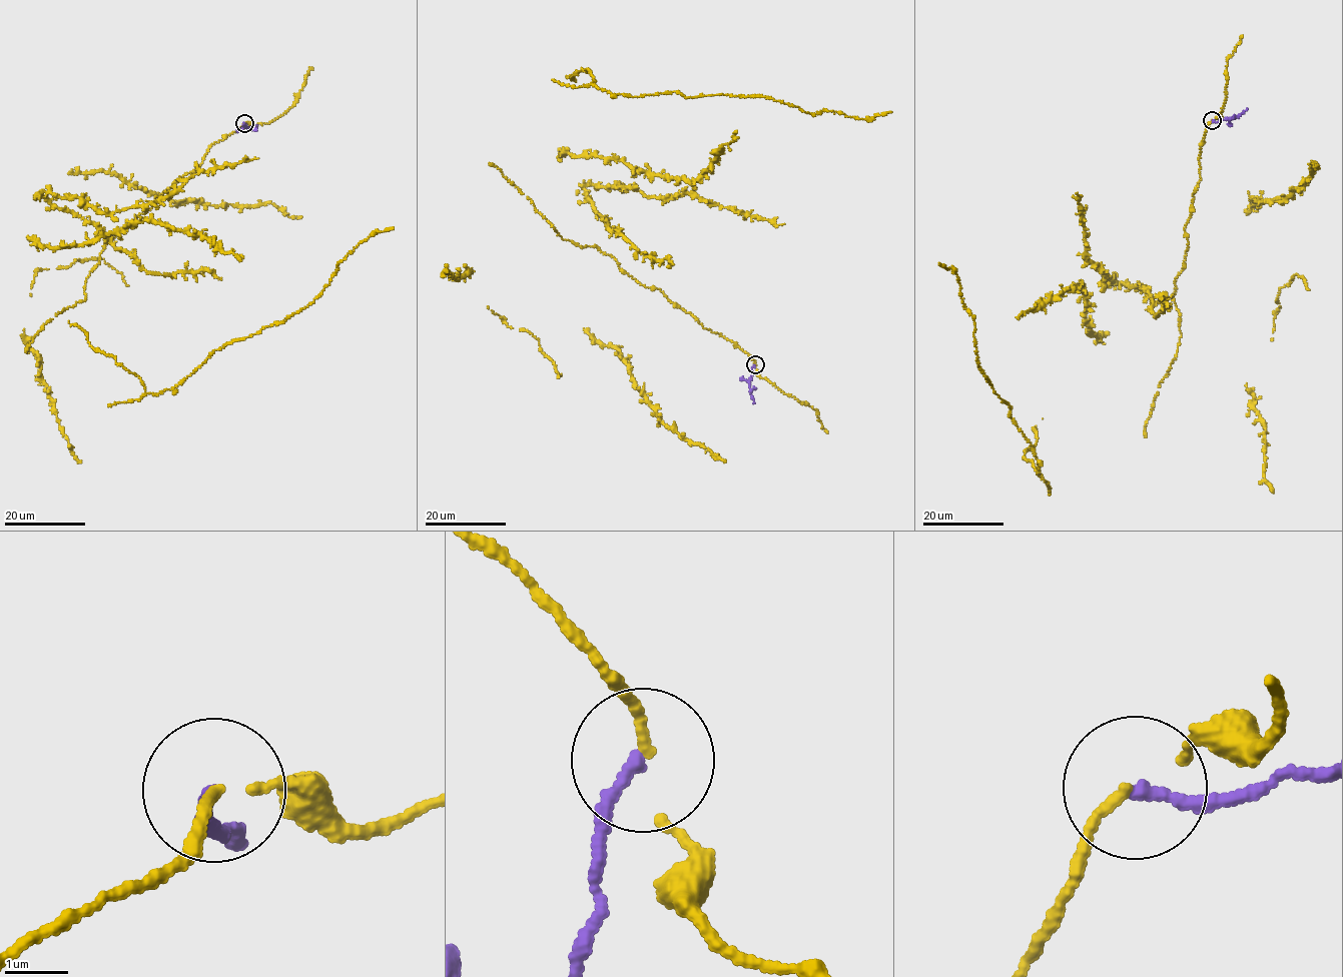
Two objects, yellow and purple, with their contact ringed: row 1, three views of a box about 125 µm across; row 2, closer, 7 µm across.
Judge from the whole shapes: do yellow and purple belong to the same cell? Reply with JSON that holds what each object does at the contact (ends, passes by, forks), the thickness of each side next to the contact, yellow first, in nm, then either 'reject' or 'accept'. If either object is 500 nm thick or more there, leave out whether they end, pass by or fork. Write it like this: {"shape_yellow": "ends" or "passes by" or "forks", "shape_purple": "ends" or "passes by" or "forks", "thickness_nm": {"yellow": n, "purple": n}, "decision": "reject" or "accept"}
{"shape_yellow": "passes by", "shape_purple": "ends", "thickness_nm": {"yellow": 110, "purple": 180}, "decision": "reject"}

